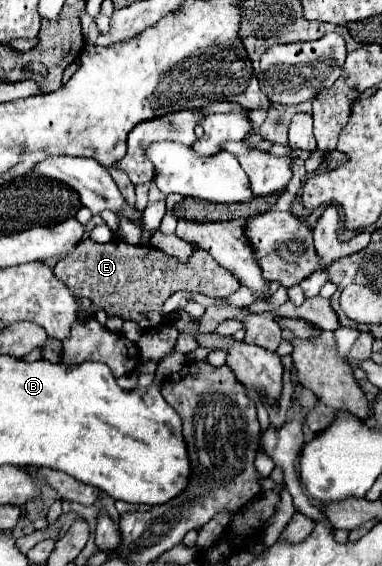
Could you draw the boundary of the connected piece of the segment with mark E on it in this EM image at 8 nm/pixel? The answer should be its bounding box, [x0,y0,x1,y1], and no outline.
[54,239,240,331]

